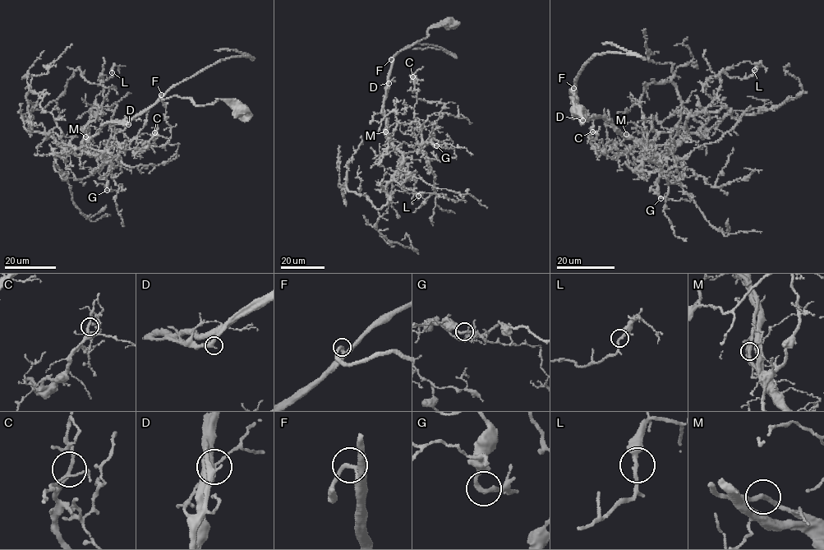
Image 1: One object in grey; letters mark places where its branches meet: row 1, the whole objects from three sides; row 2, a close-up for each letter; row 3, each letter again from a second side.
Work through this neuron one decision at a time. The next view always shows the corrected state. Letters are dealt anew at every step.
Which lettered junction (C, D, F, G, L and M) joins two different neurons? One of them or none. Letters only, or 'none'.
none

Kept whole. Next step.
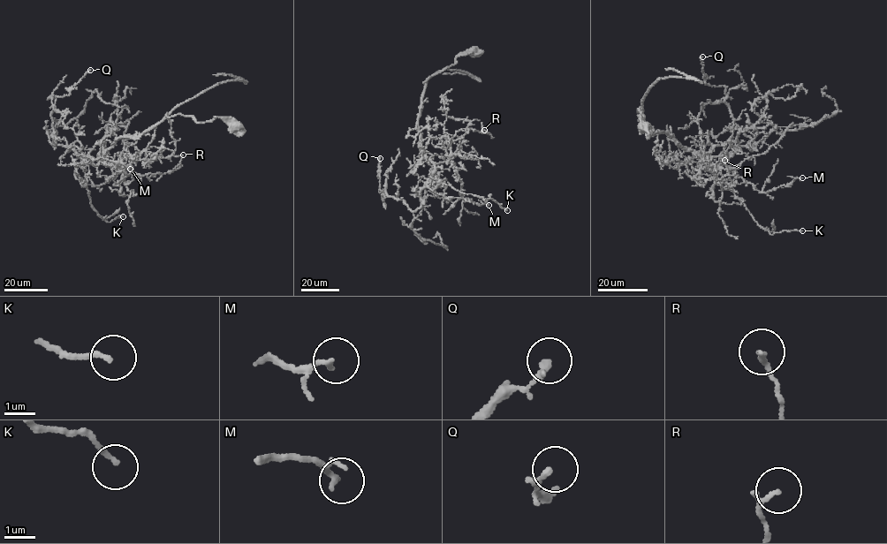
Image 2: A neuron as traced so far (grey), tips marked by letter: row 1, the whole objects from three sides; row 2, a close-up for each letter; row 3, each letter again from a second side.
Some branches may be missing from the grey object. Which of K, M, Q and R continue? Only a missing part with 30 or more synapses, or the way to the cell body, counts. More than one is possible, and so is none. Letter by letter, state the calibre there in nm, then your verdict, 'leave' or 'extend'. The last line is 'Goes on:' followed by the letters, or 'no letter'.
K: calibre 160 nm; leave
M: calibre 160 nm; leave
Q: calibre 200 nm; leave
R: calibre 150 nm; leave
Goes on: no letter

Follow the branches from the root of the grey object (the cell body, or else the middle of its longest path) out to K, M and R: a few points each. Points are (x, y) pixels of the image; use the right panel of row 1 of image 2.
K: (644, 126), (640, 107), (651, 132), (725, 162), (734, 175), (729, 189), (770, 234), (802, 230)
M: (644, 126), (640, 107), (651, 132), (670, 133), (688, 151), (718, 167), (725, 162), (761, 192), (802, 177)
R: (644, 126), (640, 107), (651, 132), (670, 133), (720, 166), (693, 179), (721, 179), (724, 160)

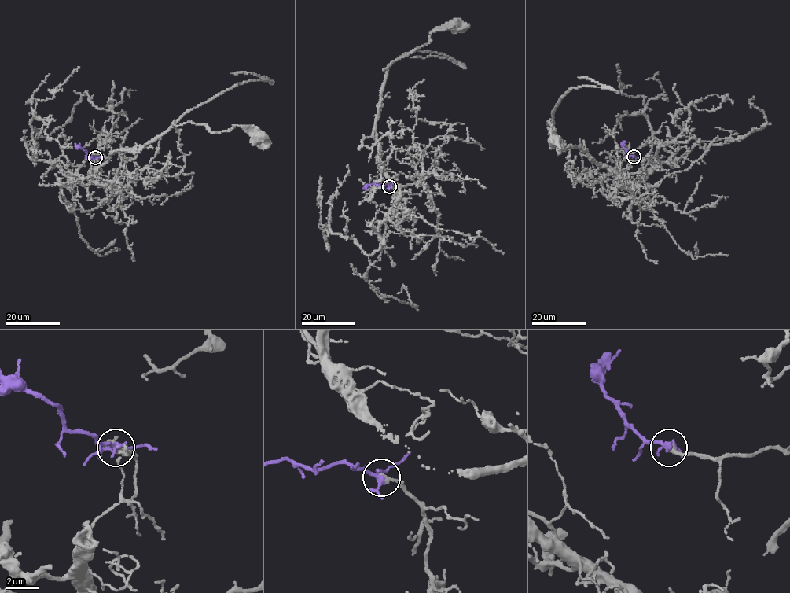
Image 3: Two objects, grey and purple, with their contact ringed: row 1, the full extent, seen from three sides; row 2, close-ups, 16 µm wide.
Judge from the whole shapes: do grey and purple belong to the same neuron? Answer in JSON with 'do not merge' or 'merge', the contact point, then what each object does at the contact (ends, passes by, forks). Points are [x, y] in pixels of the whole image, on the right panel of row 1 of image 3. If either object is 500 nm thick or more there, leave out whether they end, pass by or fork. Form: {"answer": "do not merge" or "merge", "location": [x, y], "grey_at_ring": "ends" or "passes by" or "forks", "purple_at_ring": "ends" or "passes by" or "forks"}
{"answer": "merge", "location": [633, 156], "grey_at_ring": "ends", "purple_at_ring": "forks"}

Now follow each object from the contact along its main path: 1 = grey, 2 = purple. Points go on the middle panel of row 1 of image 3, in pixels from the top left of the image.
1: (389, 186), (394, 213), (398, 185), (381, 167), (376, 140), (383, 70), (455, 24)
2: (389, 186), (373, 183), (363, 189)

